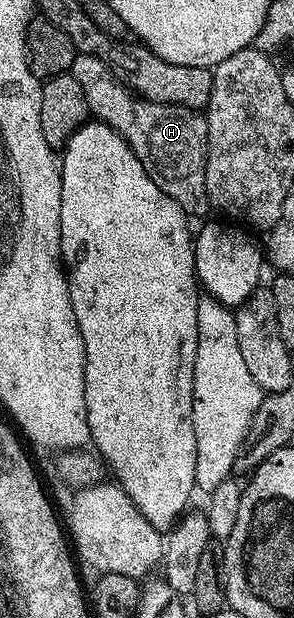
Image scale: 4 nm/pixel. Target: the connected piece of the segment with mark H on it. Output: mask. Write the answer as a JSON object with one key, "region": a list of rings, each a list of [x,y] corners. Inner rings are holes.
{"region":[[[77,54],[72,62],[70,74],[78,85],[82,85],[82,93],[86,97],[89,112],[99,122],[110,125],[130,145],[130,149],[142,161],[146,173],[169,197],[184,210],[185,215],[195,217],[210,204],[206,193],[206,161],[208,160],[208,120],[199,110],[191,107],[179,107],[177,103],[155,103],[130,90],[98,57]]]}

